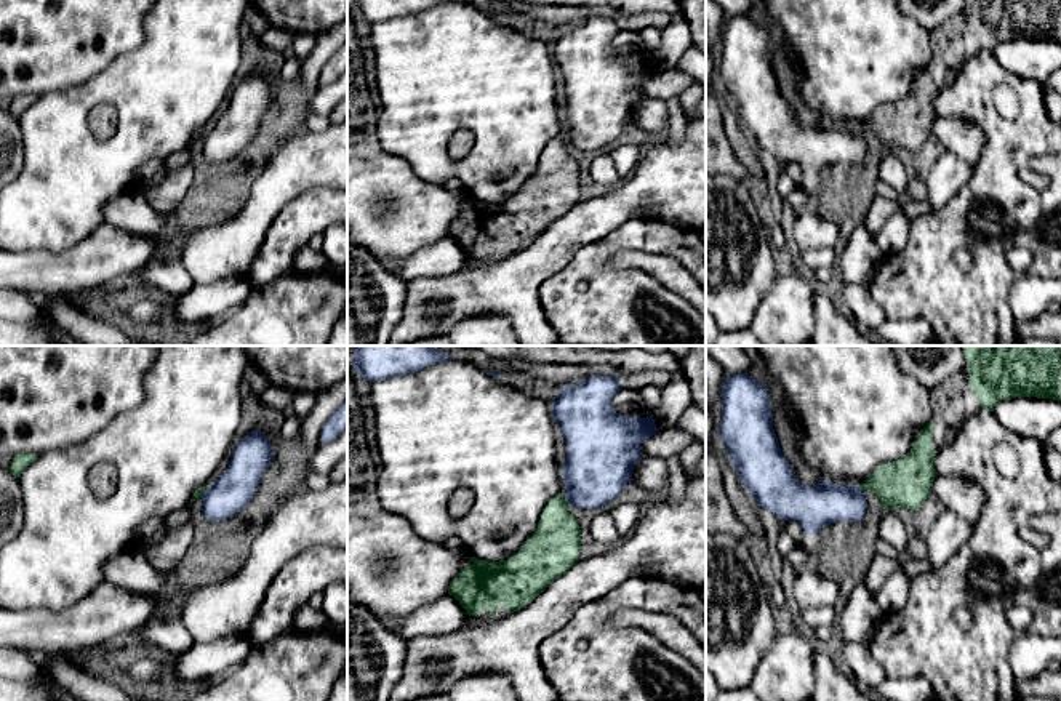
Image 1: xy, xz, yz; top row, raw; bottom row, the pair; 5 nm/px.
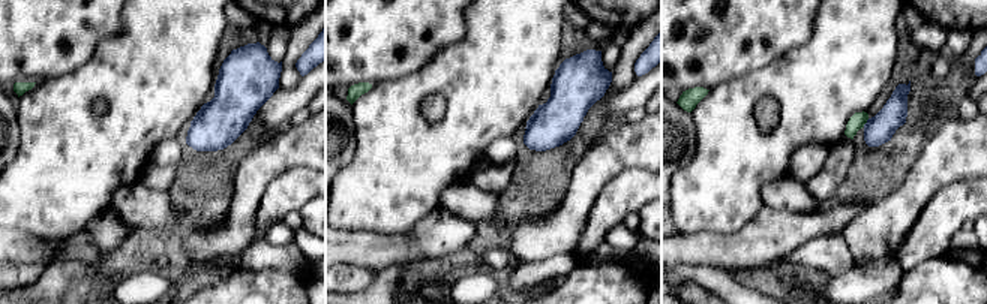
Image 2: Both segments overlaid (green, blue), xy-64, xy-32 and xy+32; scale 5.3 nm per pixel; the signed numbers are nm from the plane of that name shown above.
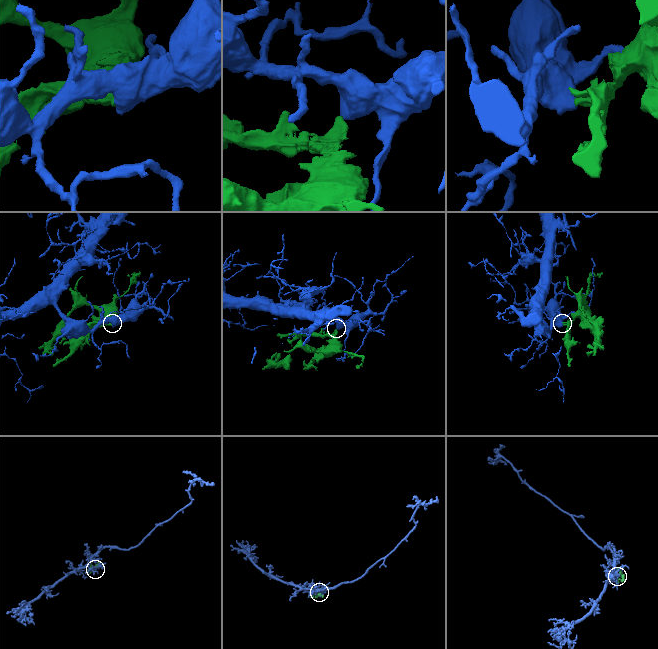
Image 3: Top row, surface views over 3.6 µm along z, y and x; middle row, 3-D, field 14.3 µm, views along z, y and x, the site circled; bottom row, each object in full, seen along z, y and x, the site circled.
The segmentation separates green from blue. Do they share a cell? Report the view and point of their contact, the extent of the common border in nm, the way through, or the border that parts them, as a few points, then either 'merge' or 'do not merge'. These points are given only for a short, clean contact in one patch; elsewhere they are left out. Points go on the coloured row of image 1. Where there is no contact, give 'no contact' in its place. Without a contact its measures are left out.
xz (565, 500) | 70 nm | along xz (564, 495), (570, 504) | do not merge

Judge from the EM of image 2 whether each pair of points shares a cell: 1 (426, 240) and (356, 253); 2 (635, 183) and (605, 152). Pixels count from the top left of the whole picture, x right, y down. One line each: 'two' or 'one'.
1: one
2: two

